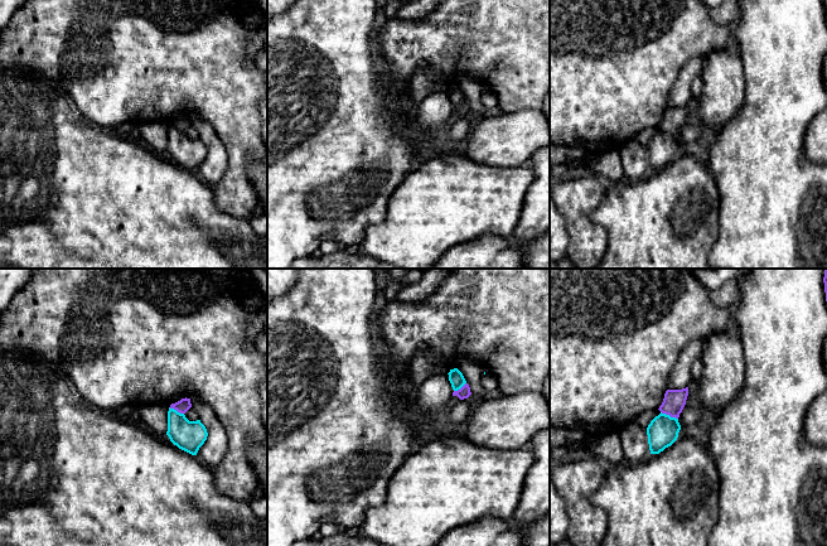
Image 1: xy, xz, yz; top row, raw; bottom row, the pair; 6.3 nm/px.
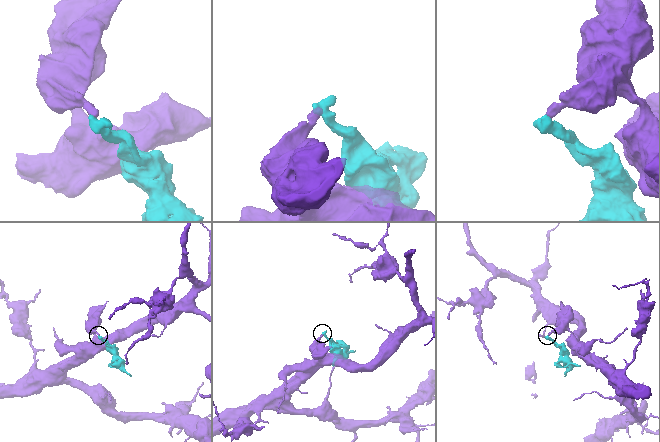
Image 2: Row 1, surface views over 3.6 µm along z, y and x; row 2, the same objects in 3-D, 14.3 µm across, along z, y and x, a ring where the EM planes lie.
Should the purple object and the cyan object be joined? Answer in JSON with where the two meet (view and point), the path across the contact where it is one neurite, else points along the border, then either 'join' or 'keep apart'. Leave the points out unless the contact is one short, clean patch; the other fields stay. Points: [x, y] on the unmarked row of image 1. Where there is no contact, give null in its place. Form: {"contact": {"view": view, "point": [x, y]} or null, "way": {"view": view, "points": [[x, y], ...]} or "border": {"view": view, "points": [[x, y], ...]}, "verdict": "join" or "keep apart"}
{"contact": {"view": "yz", "point": [670, 133]}, "border": {"view": "yz", "points": [[661, 129], [677, 136]]}, "verdict": "keep apart"}

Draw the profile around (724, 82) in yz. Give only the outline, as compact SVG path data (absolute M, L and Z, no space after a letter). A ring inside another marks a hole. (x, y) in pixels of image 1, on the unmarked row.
M714 50L703 58L702 93L698 98L698 117L702 126L716 134L731 121L745 93L745 76L737 53Z

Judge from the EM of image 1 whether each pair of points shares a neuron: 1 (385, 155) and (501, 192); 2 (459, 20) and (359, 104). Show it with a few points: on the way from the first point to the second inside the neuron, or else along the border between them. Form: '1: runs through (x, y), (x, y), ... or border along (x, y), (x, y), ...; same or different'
1: border along (415, 165), (396, 188); different
2: border along (375, 56), (382, 67), (383, 83), (395, 98); different

